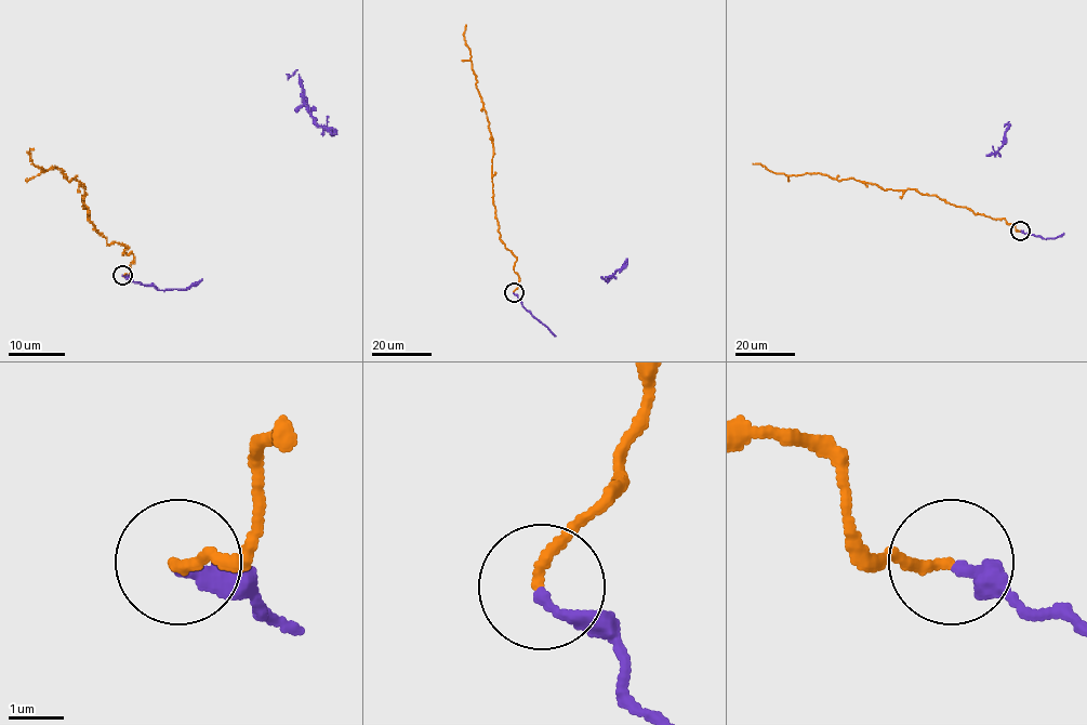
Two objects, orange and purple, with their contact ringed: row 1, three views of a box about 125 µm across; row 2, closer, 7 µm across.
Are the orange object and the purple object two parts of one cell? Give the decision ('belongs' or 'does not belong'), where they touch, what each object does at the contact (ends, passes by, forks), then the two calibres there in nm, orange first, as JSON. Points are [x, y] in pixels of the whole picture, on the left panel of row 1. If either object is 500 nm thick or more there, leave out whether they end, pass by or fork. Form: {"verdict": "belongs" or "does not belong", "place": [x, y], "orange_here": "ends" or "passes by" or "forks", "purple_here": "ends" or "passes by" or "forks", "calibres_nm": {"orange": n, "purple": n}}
{"verdict": "belongs", "place": [122, 275], "orange_here": "ends", "purple_here": "ends", "calibres_nm": {"orange": 180, "purple": 240}}

